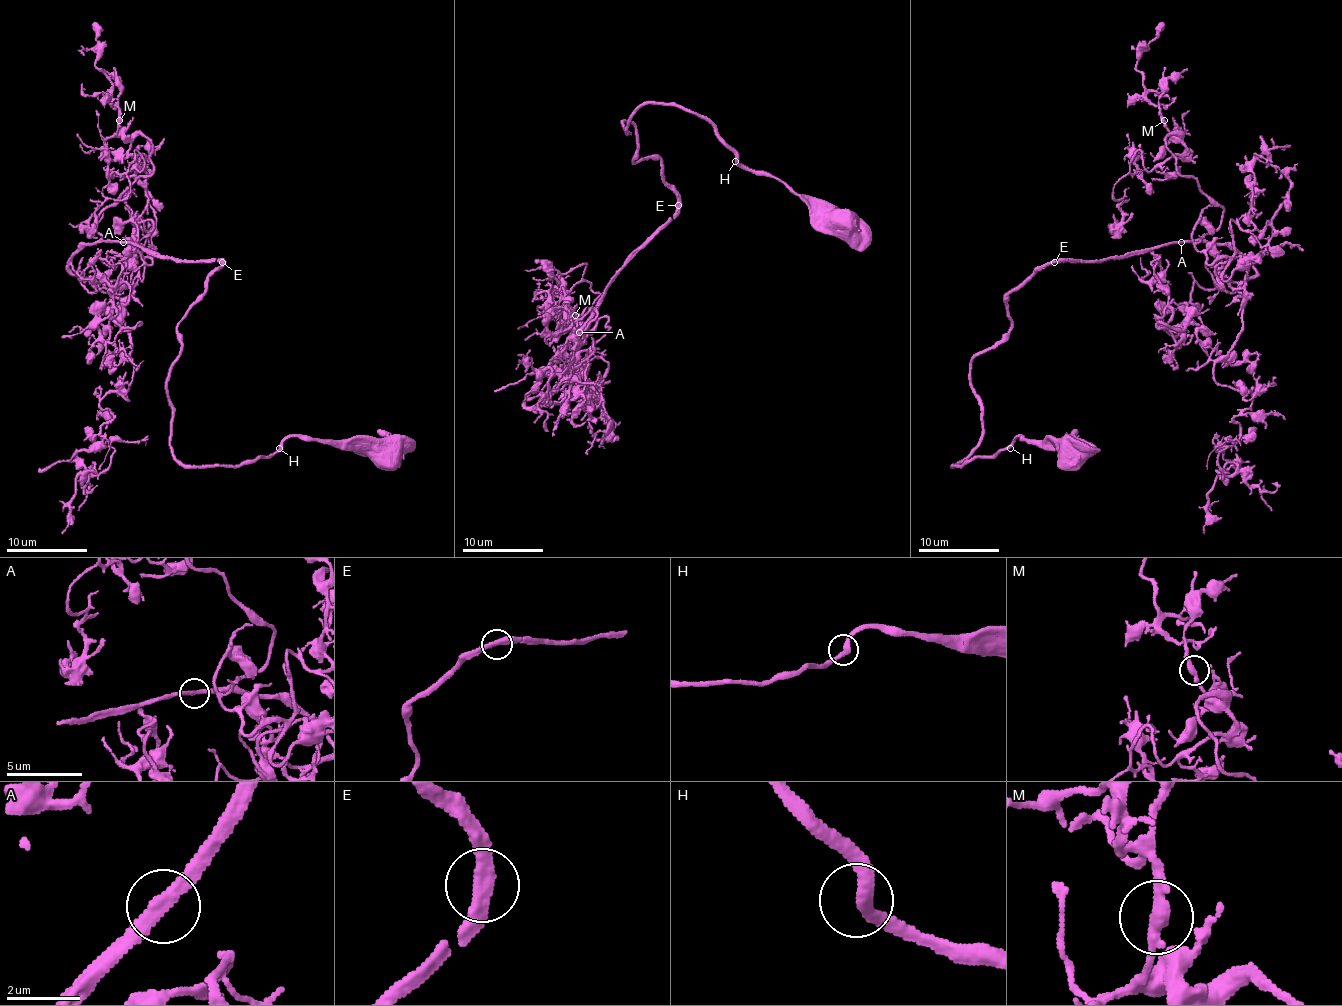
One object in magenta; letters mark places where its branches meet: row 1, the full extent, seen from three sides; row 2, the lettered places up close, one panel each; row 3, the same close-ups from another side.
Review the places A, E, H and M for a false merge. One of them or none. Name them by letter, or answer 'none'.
none

